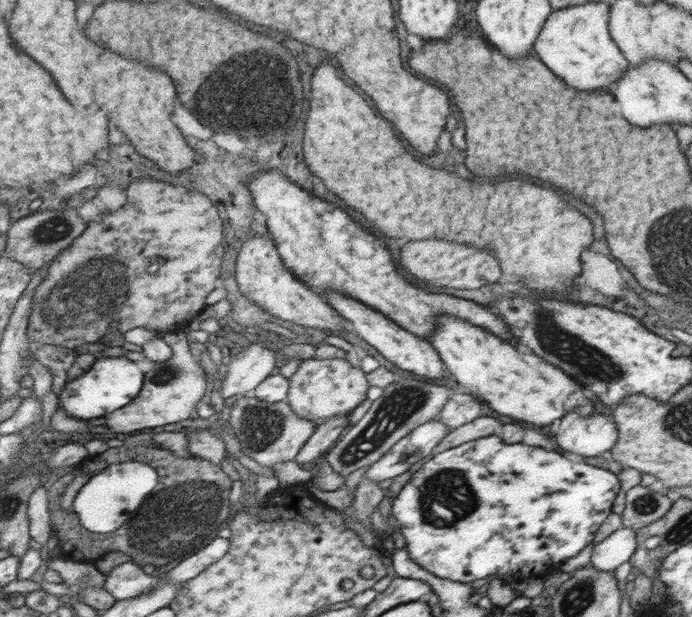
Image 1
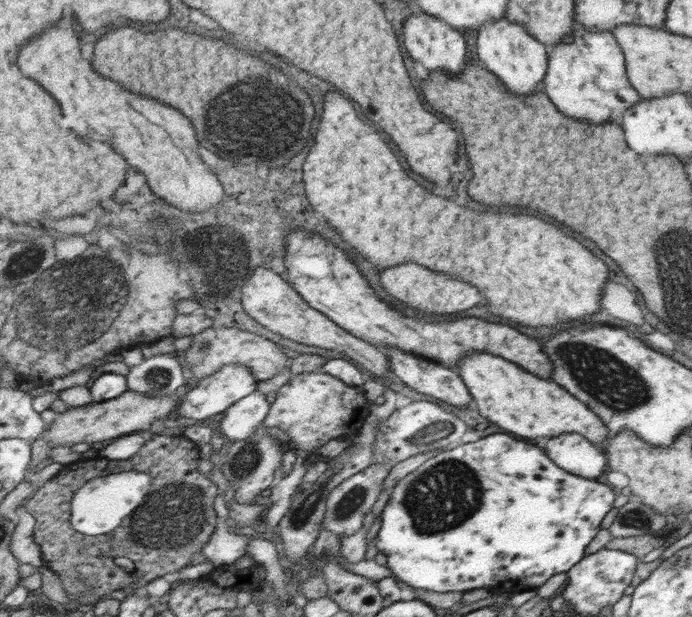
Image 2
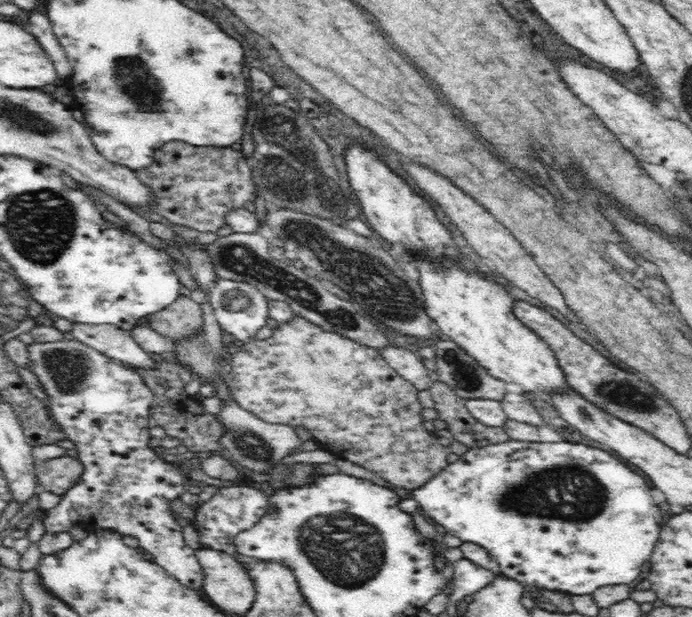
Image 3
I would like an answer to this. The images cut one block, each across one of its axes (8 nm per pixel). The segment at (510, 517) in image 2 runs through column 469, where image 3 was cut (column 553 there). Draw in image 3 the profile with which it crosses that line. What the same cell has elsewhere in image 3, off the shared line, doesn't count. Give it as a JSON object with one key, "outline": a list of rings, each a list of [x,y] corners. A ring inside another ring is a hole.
{"outline":[[[506,440],[502,444],[490,444],[488,448],[470,448],[456,460],[454,464],[448,464],[440,474],[436,474],[430,482],[420,486],[414,492],[414,500],[420,504],[420,512],[432,520],[434,524],[442,524],[446,532],[454,534],[456,538],[464,540],[466,544],[476,544],[482,546],[494,556],[494,560],[500,564],[500,572],[516,582],[522,582],[524,586],[538,588],[538,590],[556,590],[556,592],[566,592],[570,596],[582,596],[582,594],[594,594],[602,586],[614,586],[614,584],[628,584],[636,578],[644,578],[646,570],[650,570],[650,554],[656,548],[656,542],[660,540],[662,532],[662,522],[664,516],[660,508],[654,504],[654,498],[650,496],[650,486],[642,476],[632,472],[626,464],[618,462],[612,458],[608,452],[584,444],[574,444],[574,442],[516,442],[516,440]]]}

